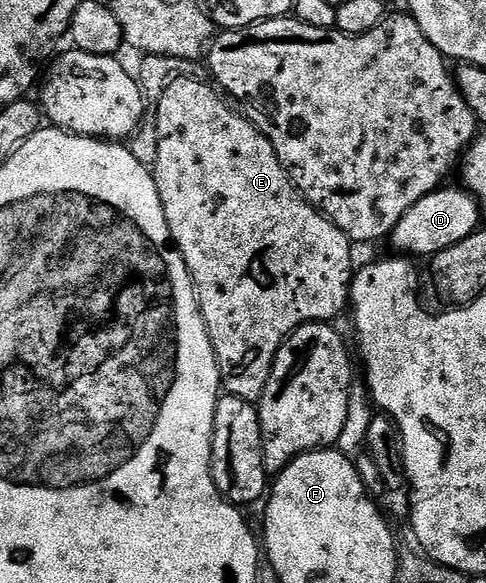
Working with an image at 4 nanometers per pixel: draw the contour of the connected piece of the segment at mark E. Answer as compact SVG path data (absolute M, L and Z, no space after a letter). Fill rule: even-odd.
M178 78L167 86L167 91L159 97L153 125L157 139L157 164L153 167L157 192L161 196L161 204L165 212L165 220L169 224L171 240L180 256L185 260L191 283L195 285L195 295L199 301L199 311L205 320L205 328L209 332L209 340L213 344L215 359L219 365L219 376L224 391L247 402L258 403L259 397L265 392L265 384L271 375L273 360L290 334L306 326L308 322L334 323L339 313L348 309L351 301L351 249L353 243L314 206L304 200L303 195L295 189L287 170L281 164L273 144L262 129L258 130L247 118L234 114L221 97L218 89L212 88L207 82L198 82L195 78Z

